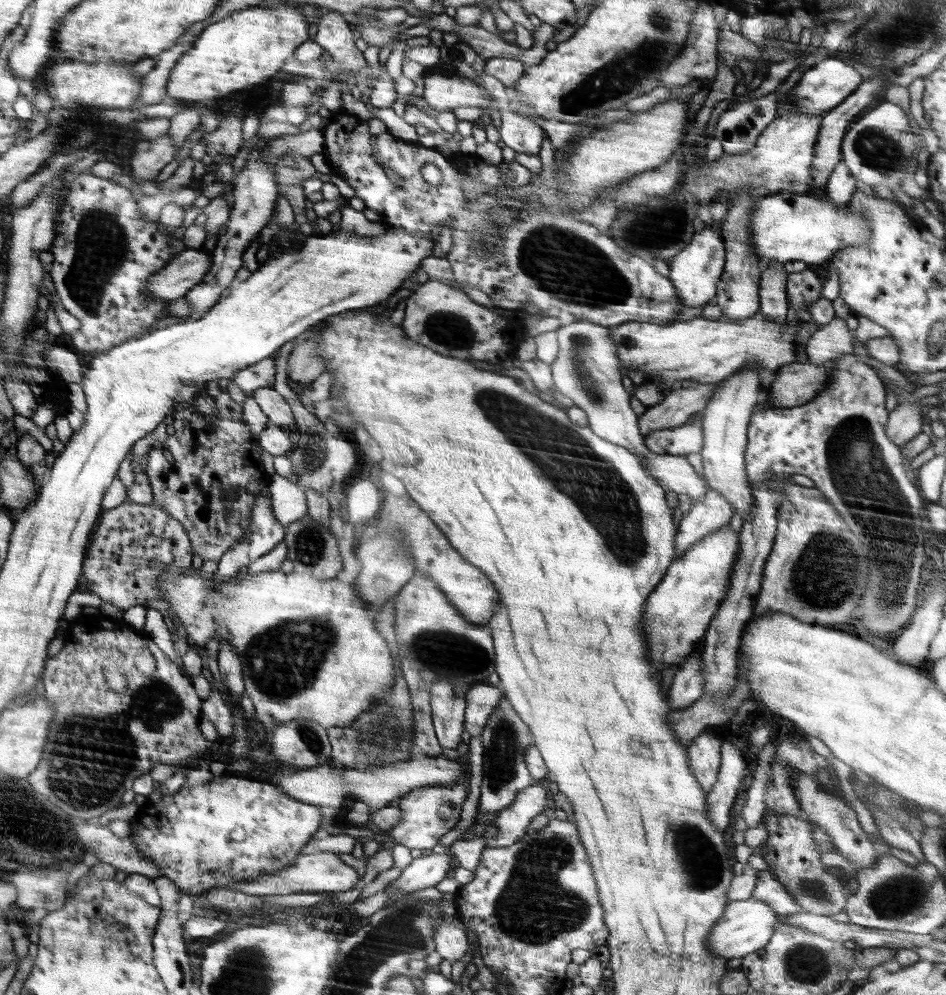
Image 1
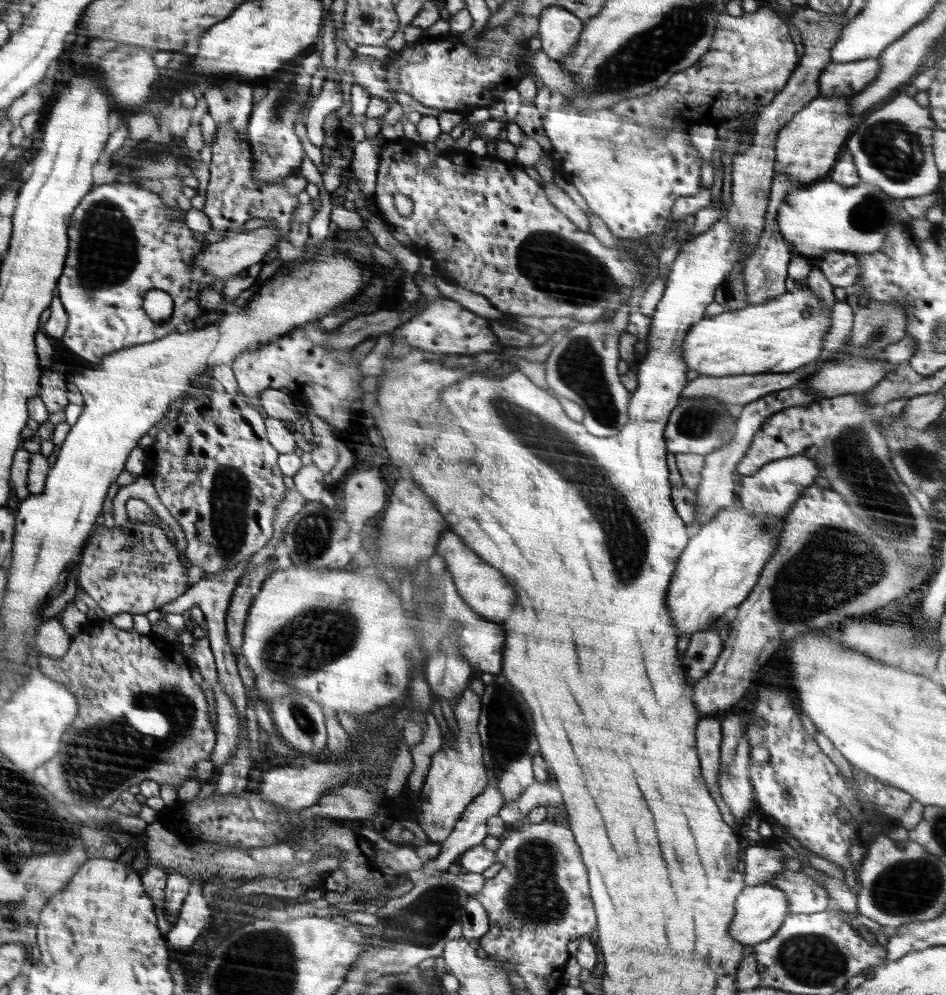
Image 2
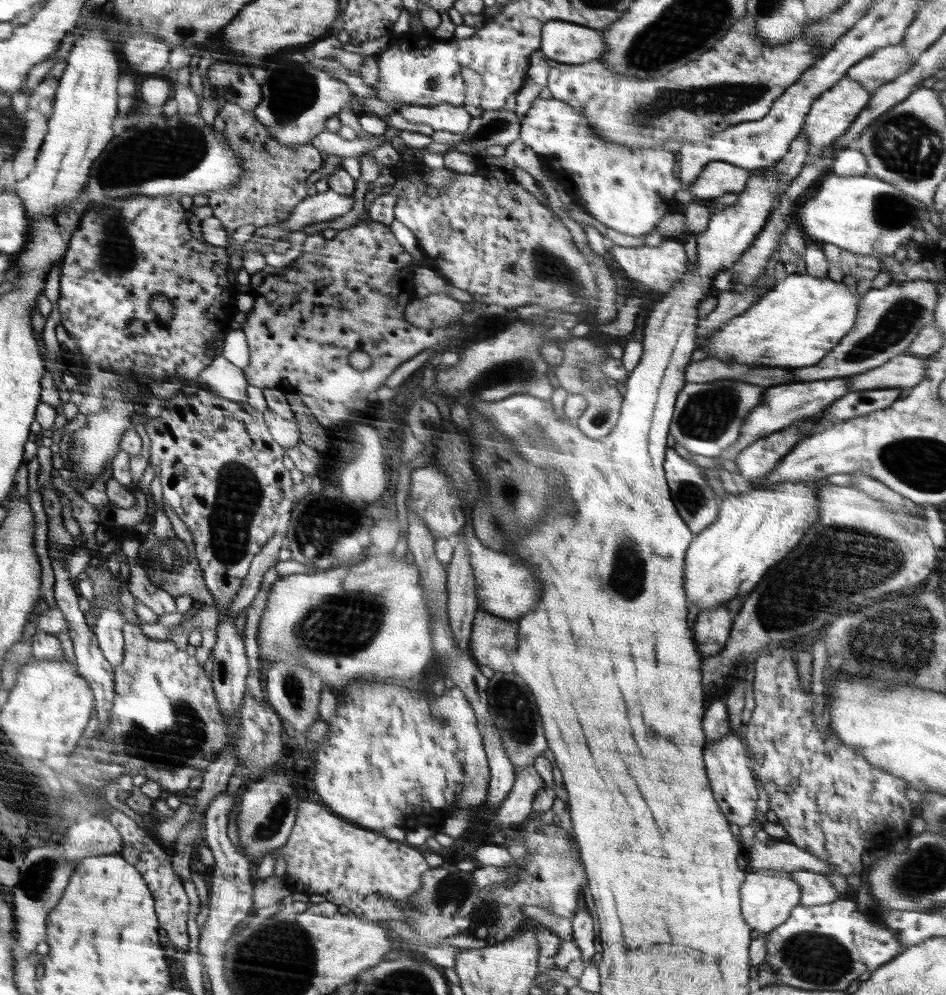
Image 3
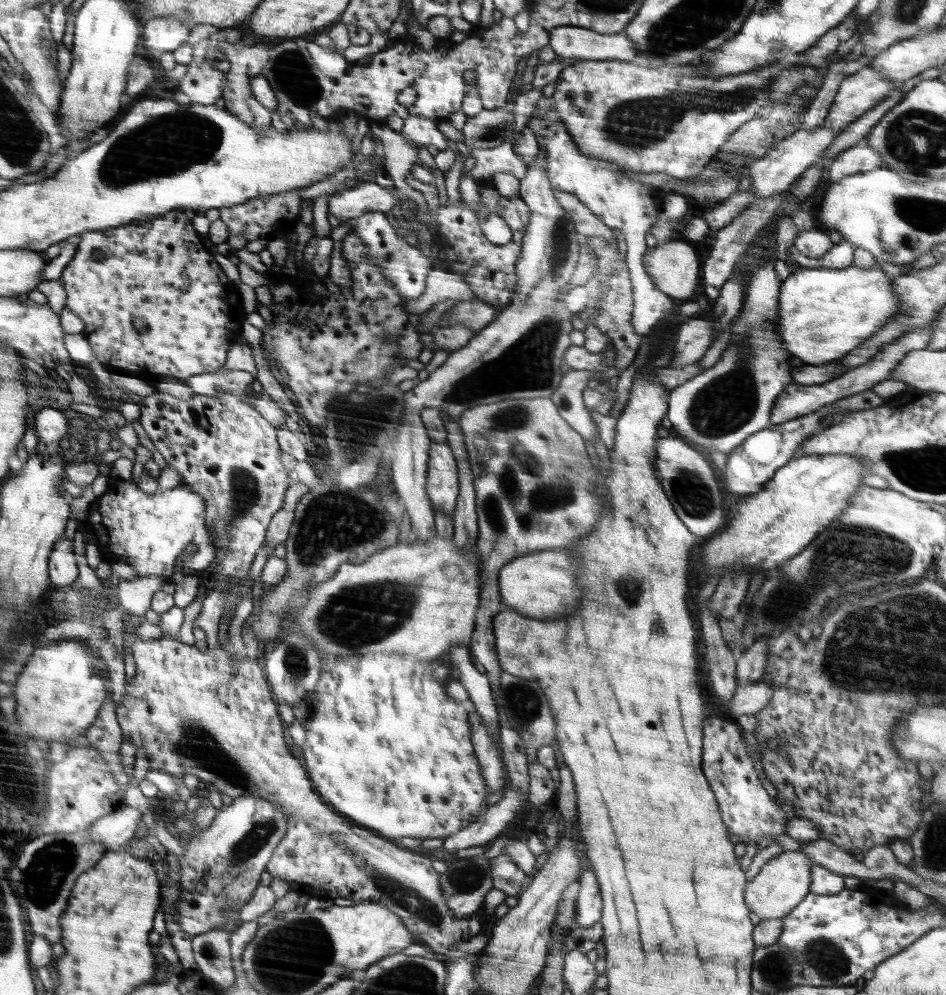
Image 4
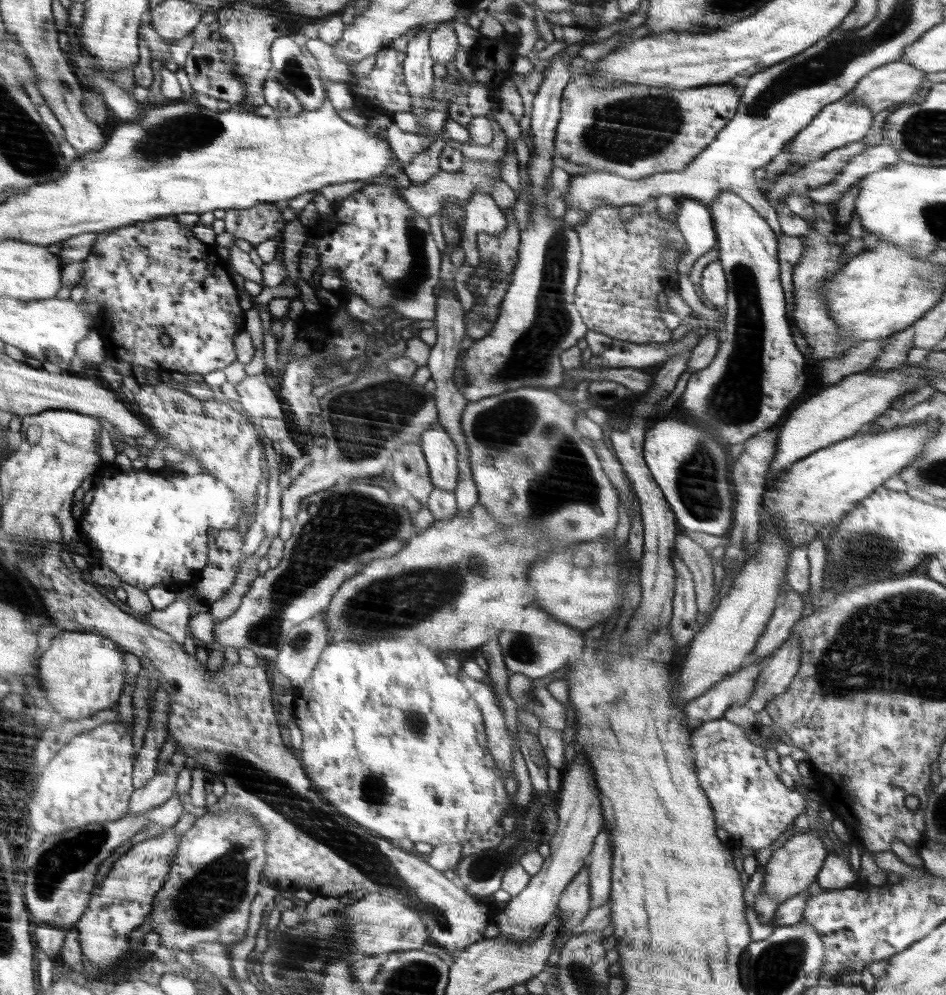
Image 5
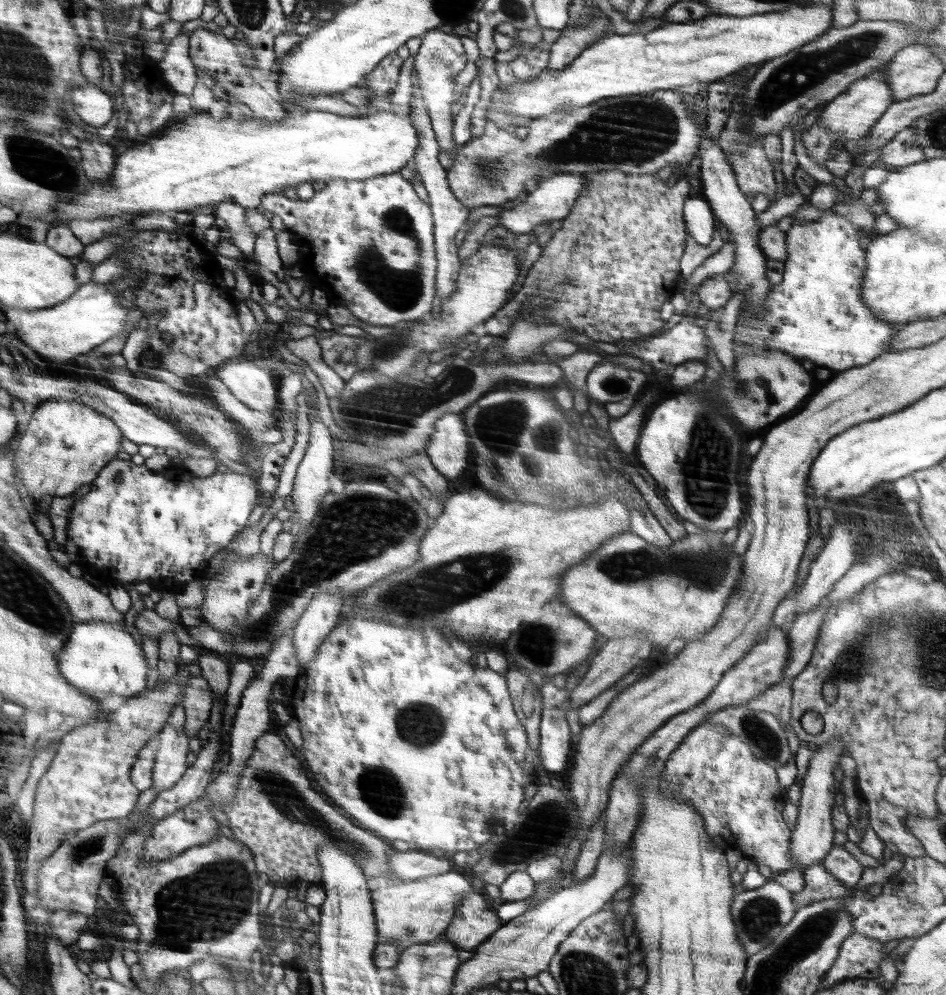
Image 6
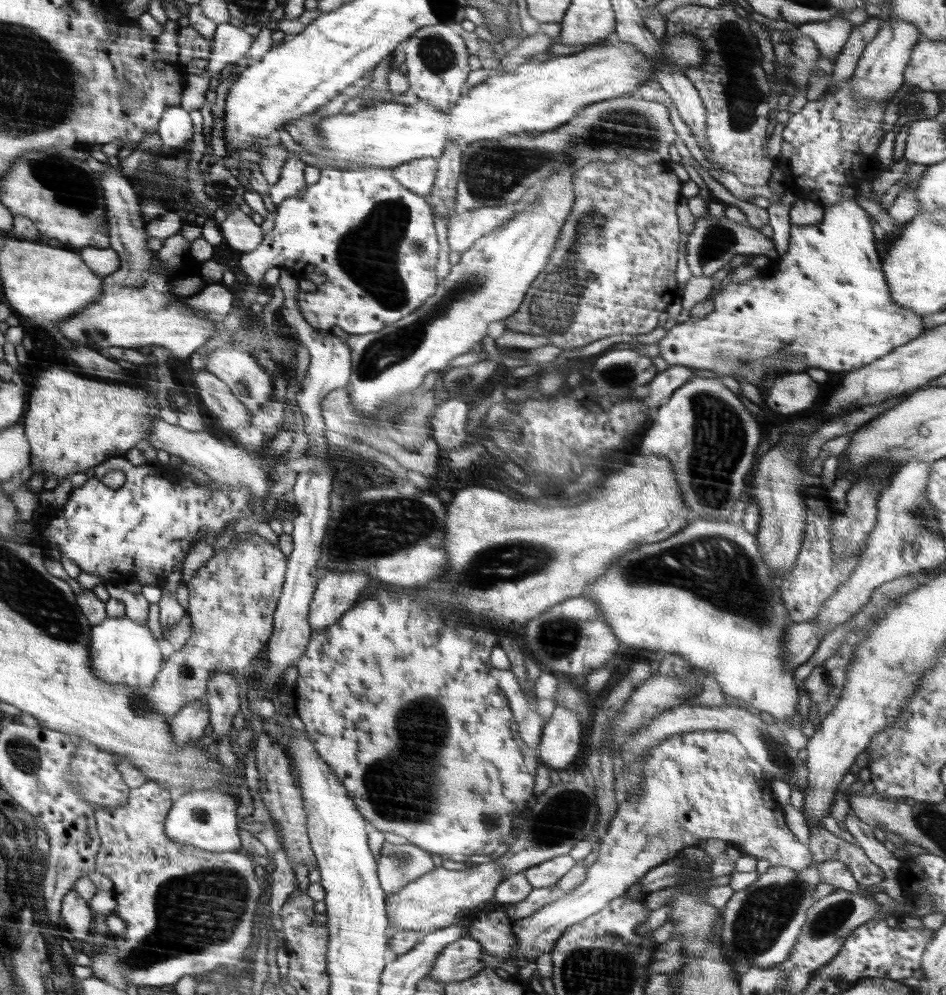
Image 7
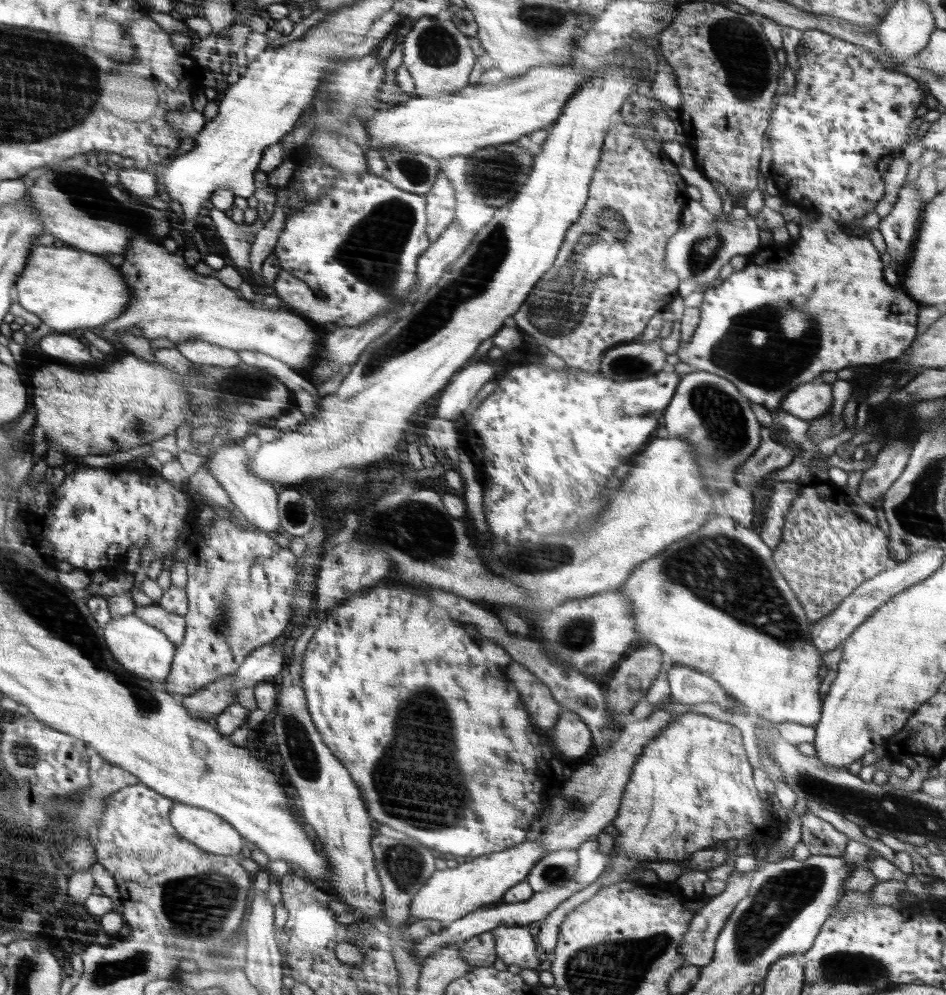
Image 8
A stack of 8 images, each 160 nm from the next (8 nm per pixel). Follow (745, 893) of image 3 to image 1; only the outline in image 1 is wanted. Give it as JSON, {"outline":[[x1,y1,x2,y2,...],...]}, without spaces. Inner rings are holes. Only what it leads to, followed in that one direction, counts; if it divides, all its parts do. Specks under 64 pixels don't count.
{"outline":[[747,898,744,901,728,903,724,910,724,916,712,930,711,937,708,938,707,949,715,956,728,958,734,963,738,963,747,954,763,949,771,941,778,925,778,914,772,911,768,903,756,901,755,898]]}

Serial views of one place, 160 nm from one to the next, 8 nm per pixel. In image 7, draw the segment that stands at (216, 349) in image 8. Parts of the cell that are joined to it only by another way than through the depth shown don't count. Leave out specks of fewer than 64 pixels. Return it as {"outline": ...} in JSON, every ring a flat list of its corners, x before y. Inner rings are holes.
{"outline":[[228,347,215,350,207,356,206,370,215,374,222,382,228,385,232,394,248,408,251,413,257,410,268,400,273,399,272,375,265,370,255,358,254,354,236,348]]}

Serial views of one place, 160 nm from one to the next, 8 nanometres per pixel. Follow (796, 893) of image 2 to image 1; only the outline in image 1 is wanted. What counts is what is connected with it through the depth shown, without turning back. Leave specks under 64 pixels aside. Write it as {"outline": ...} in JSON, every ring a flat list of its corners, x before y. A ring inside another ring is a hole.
{"outline":[[761,870,758,873,758,880,751,897,756,901,768,903,768,906,772,907,772,911,778,915,788,916,804,912,784,885,780,884,770,871]]}

